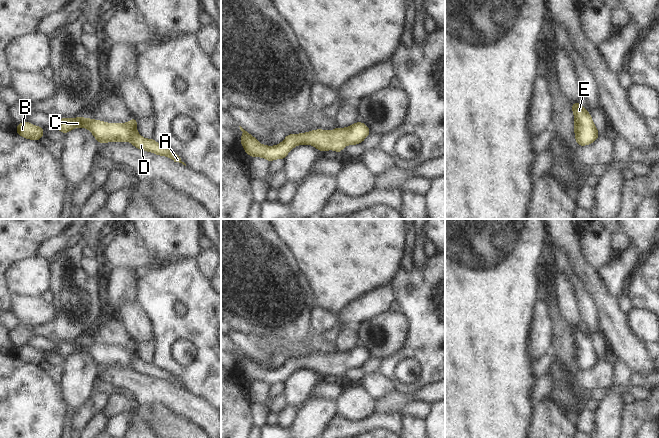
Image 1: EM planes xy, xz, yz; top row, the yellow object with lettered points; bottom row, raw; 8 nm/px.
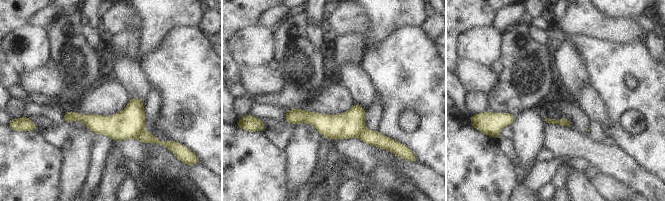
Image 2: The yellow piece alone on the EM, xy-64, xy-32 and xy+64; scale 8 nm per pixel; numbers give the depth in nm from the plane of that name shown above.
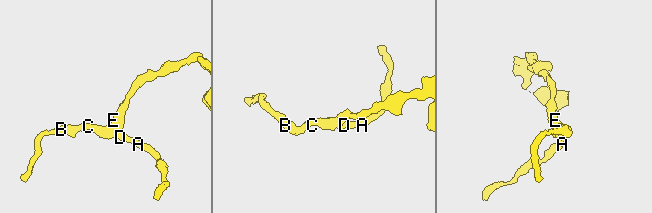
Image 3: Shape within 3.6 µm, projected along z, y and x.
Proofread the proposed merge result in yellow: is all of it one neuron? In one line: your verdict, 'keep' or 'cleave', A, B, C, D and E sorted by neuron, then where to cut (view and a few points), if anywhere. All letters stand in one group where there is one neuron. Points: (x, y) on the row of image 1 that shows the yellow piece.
cleave; A D / B C E; cut in xy along (137, 131), (133, 133), (129, 141)

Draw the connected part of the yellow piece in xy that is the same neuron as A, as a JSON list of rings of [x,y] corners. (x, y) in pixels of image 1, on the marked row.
[[[134,132],[130,142],[135,148],[139,150],[151,152],[159,156],[168,157],[174,162],[179,162],[186,166],[186,164],[181,161],[181,158],[178,154],[173,152],[170,148],[166,147],[165,145],[157,143],[154,138],[146,139],[142,137],[138,132]]]

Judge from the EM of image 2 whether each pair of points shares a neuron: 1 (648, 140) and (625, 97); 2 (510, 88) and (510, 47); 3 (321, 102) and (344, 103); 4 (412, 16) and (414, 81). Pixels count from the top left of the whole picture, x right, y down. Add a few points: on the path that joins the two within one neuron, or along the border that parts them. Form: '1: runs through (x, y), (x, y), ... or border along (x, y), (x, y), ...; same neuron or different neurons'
1: runs through (650, 128), (650, 115), (637, 102); same neuron
2: runs through (510, 78), (510, 57); same neuron
3: runs through (327, 102), (338, 102); same neuron
4: border along (420, 26), (400, 26), (390, 33); different neurons

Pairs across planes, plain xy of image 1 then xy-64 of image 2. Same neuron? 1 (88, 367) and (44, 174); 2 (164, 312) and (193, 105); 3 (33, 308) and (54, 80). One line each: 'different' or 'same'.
1: different
2: same
3: same

